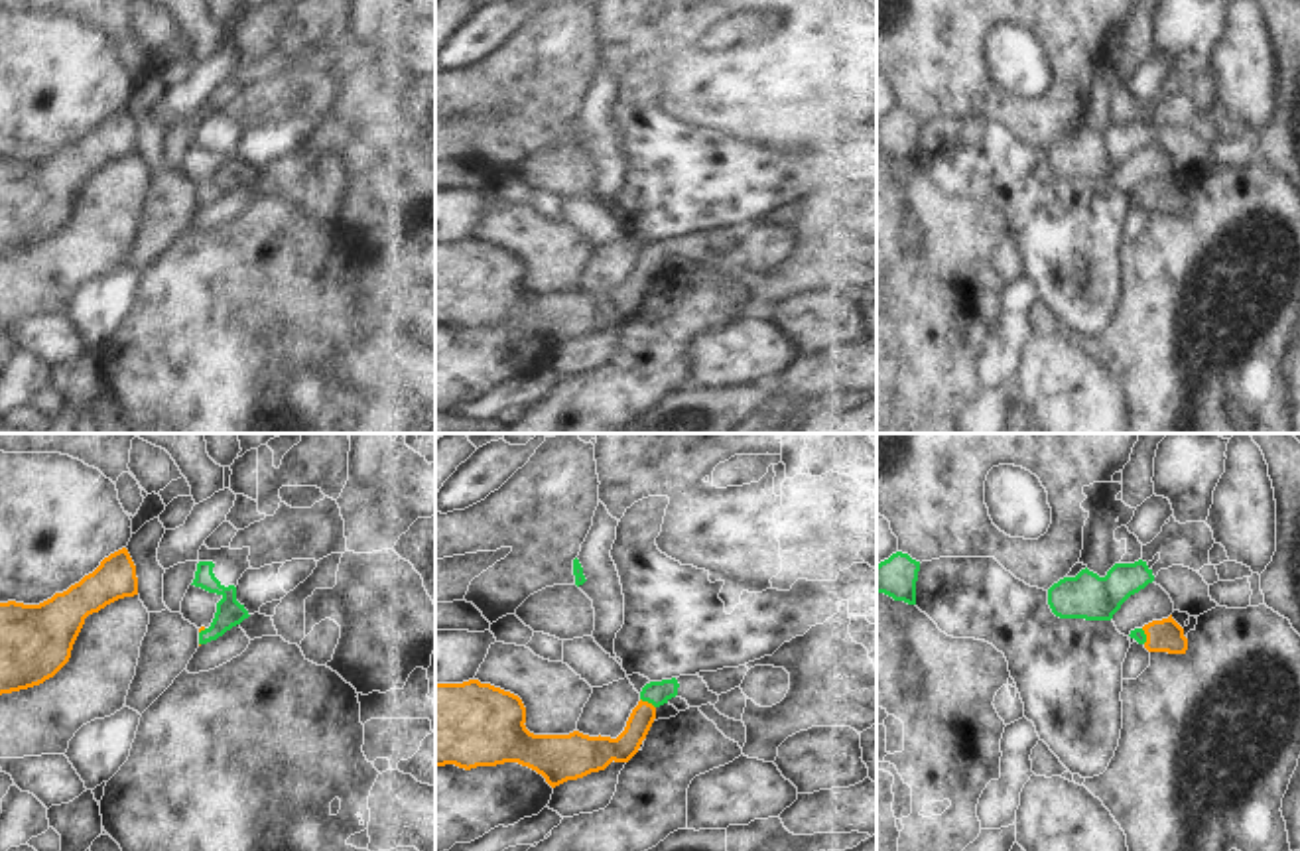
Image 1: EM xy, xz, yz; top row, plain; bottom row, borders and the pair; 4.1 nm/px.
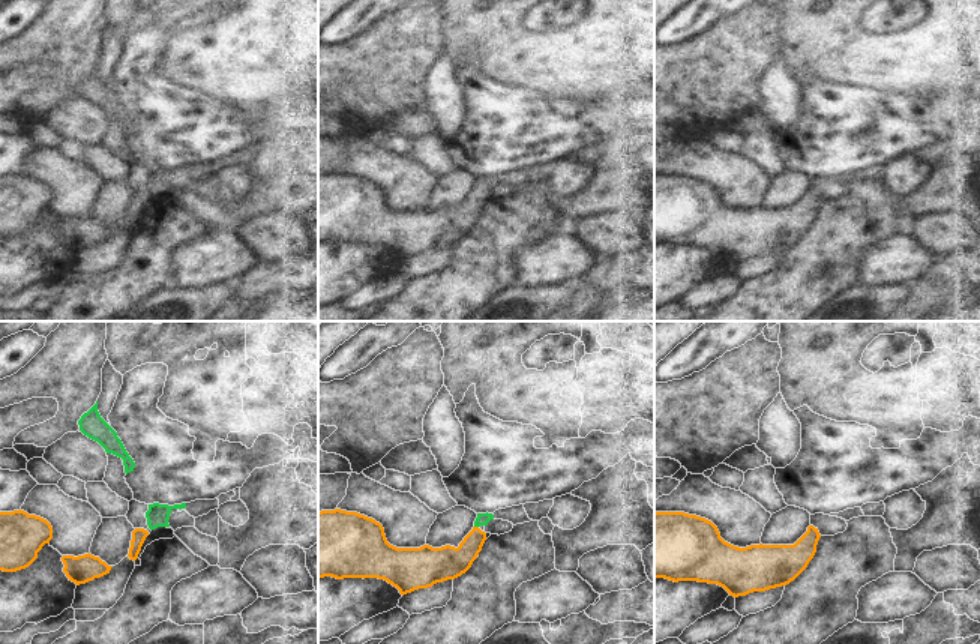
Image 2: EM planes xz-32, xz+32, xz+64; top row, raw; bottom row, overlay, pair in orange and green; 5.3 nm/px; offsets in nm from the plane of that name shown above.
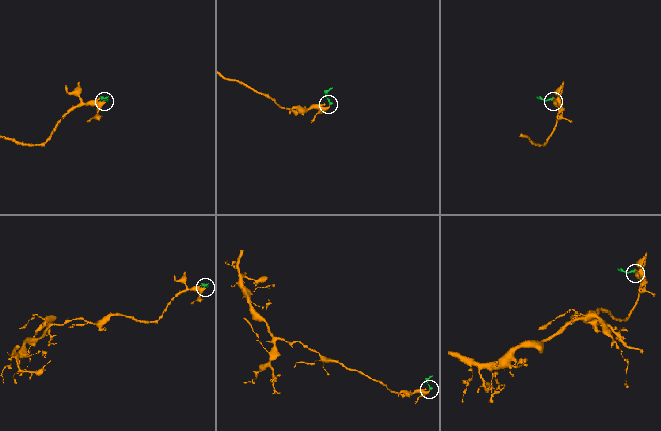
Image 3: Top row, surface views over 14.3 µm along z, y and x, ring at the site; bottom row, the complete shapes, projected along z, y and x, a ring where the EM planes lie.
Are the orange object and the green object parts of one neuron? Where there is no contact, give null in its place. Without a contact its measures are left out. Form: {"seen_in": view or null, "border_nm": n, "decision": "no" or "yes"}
{"seen_in": "xz", "border_nm": 80, "decision": "yes"}

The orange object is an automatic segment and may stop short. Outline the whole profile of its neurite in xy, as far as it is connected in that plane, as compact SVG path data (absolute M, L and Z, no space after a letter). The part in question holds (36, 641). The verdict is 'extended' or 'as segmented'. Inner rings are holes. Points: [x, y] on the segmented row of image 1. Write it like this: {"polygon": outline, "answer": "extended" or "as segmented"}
{"polygon": "M122 548L79 583L39 605L0 603L0 695L53 678L69 662L85 619L134 595L136 565Z", "answer": "as segmented"}

